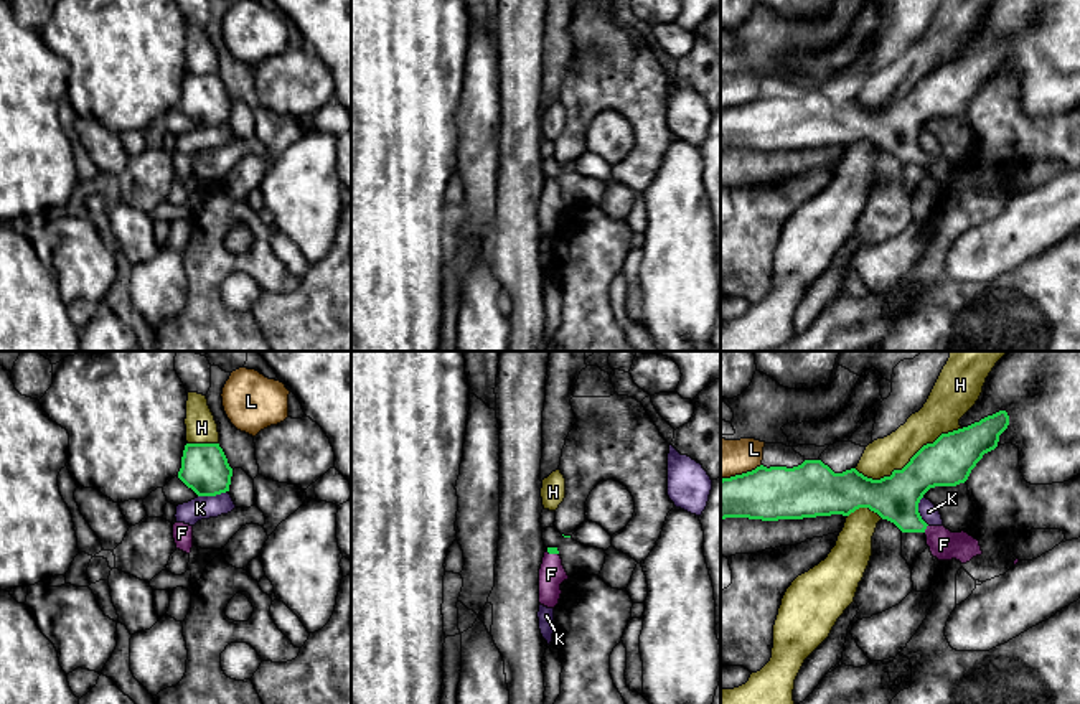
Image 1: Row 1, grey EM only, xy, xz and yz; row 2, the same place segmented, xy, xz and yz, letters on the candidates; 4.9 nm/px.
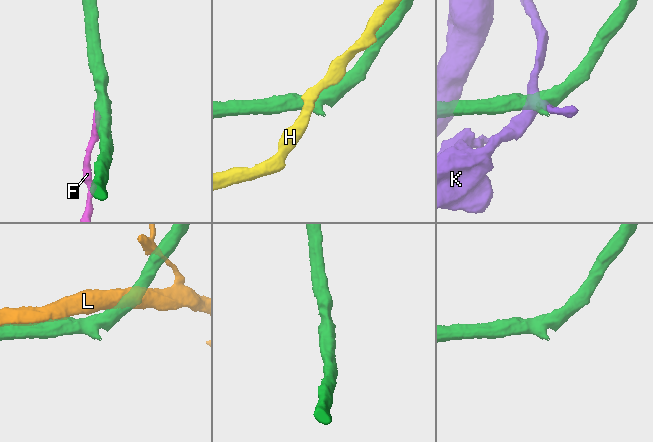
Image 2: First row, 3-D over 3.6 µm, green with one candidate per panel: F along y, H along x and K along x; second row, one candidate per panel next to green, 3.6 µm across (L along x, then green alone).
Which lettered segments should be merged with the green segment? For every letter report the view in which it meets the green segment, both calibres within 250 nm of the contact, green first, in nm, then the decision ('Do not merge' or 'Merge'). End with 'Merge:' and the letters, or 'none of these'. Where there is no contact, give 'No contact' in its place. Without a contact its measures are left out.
F: Touches green in yz. Thickness 220 nm (green) against 150 nm. Merge
H: Touches green in yz. Thickness 240 nm (green) against 170 nm. Do not merge
K: Touches green in xy. Thickness 240 nm (green) against 110 nm. Do not merge
L: Touches green in yz. Thickness 260 nm (green) against 190 nm. Do not merge
Merge: F

